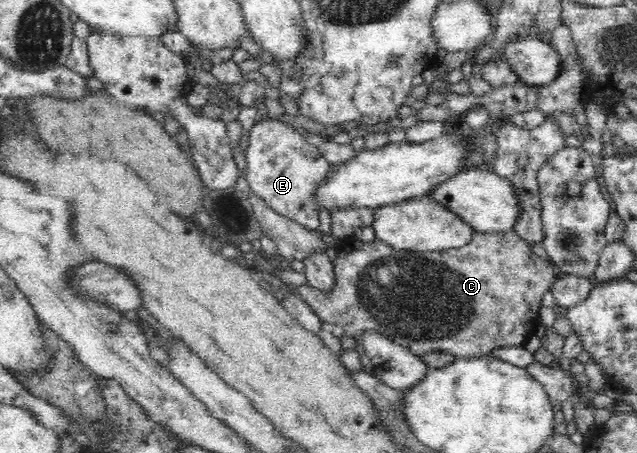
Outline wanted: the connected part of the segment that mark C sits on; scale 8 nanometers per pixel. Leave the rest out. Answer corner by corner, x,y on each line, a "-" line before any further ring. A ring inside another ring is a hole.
476,232
472,241
468,245
458,249
448,249
446,251
419,252
412,250
396,249
386,242
376,238
374,241
362,241
356,237
350,237
348,240
342,240
340,248
337,251
337,257
334,260
337,276
337,287
334,292
323,293
310,285
300,285
296,287
298,295
307,301
307,304
319,315
321,322
336,324
344,330
345,335
356,338
362,338
367,332
376,332
388,340
402,345
409,349
410,353
422,357
426,353
444,352
450,353
456,357
465,357
465,359
475,359
490,356
496,349
508,347
520,347
526,345
526,341
535,333
540,326
540,308
542,307
542,297
549,293
553,286
554,271
549,261
537,257
532,252
530,246
515,232
506,233
482,233

